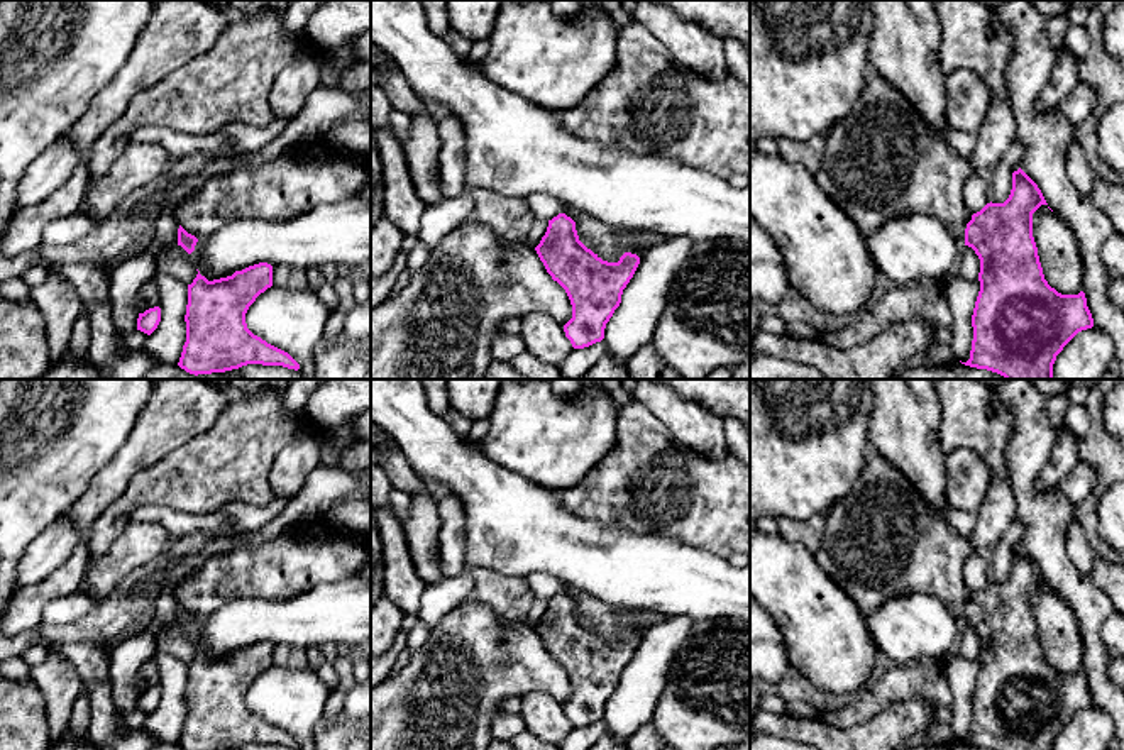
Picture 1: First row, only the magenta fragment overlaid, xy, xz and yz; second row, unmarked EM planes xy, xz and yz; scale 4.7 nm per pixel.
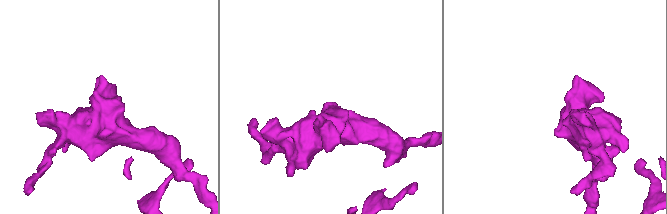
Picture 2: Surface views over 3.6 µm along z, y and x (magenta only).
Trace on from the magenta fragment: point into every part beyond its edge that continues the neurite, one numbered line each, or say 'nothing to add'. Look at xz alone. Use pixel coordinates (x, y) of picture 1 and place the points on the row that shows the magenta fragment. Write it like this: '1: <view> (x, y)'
nothing to add

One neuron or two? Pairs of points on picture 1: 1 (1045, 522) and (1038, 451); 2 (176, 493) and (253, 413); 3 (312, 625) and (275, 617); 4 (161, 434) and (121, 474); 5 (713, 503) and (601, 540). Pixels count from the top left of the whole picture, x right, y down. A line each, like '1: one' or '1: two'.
1: one
2: one
3: one
4: one
5: two

